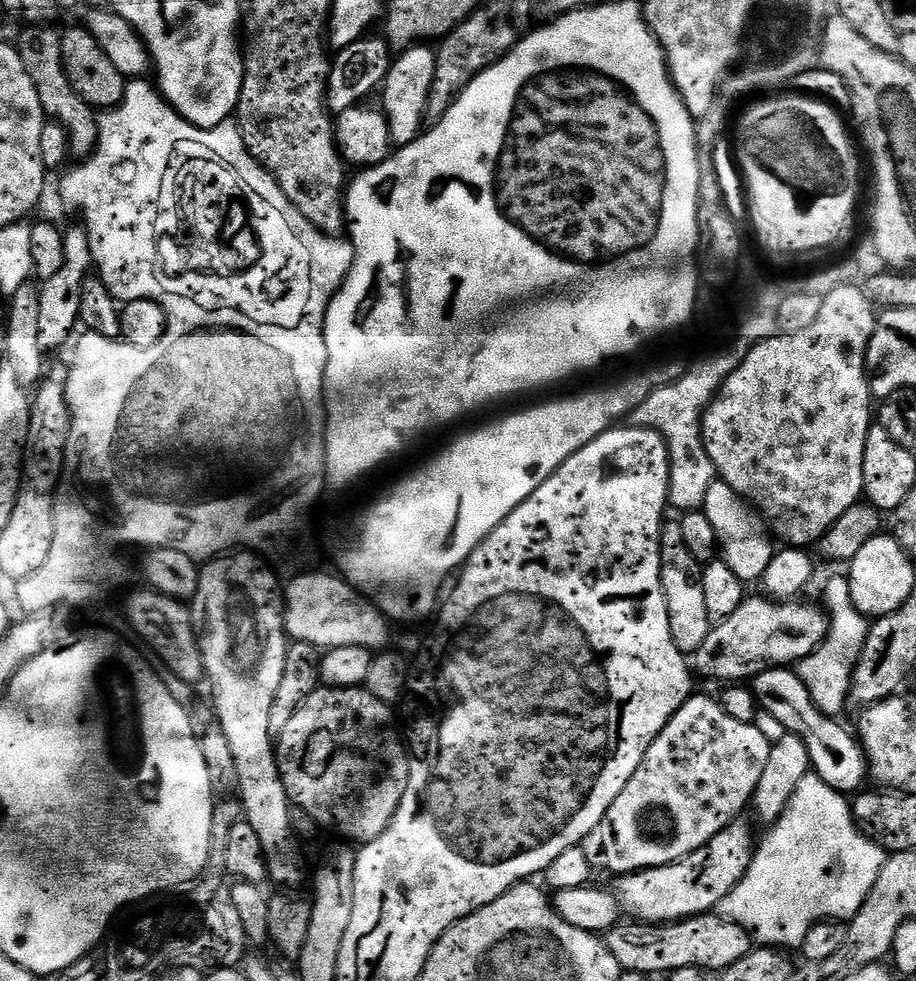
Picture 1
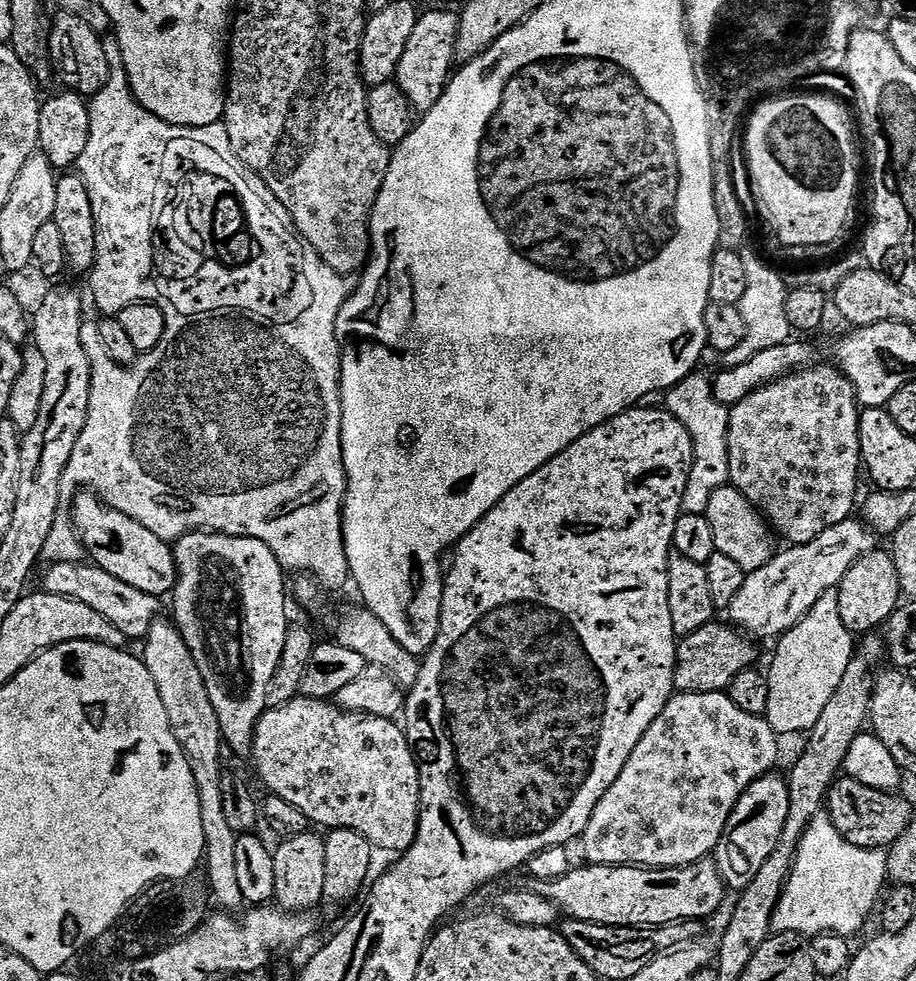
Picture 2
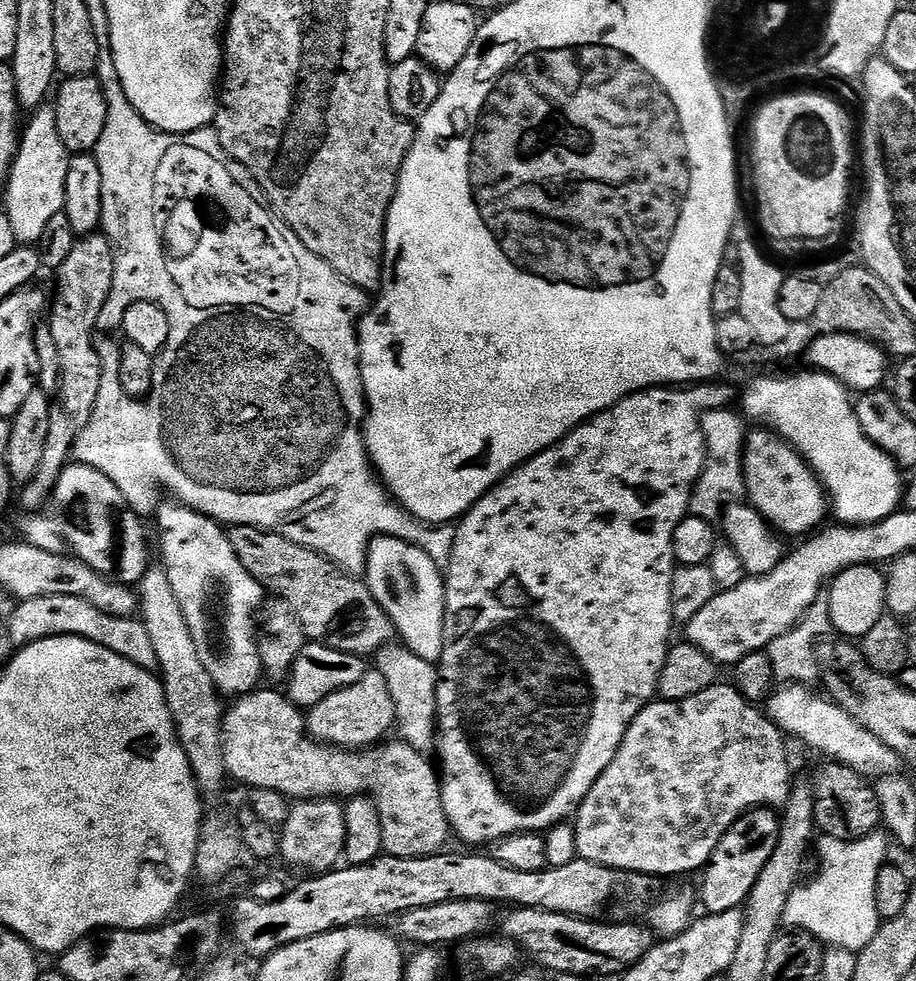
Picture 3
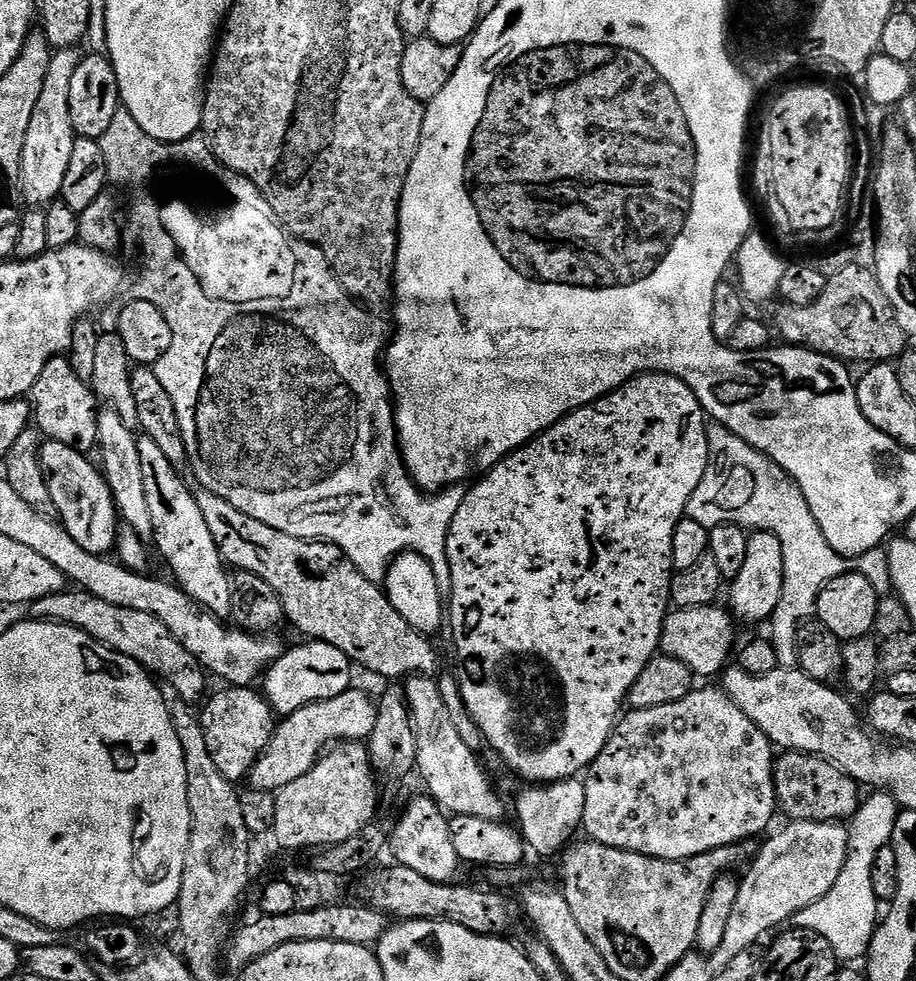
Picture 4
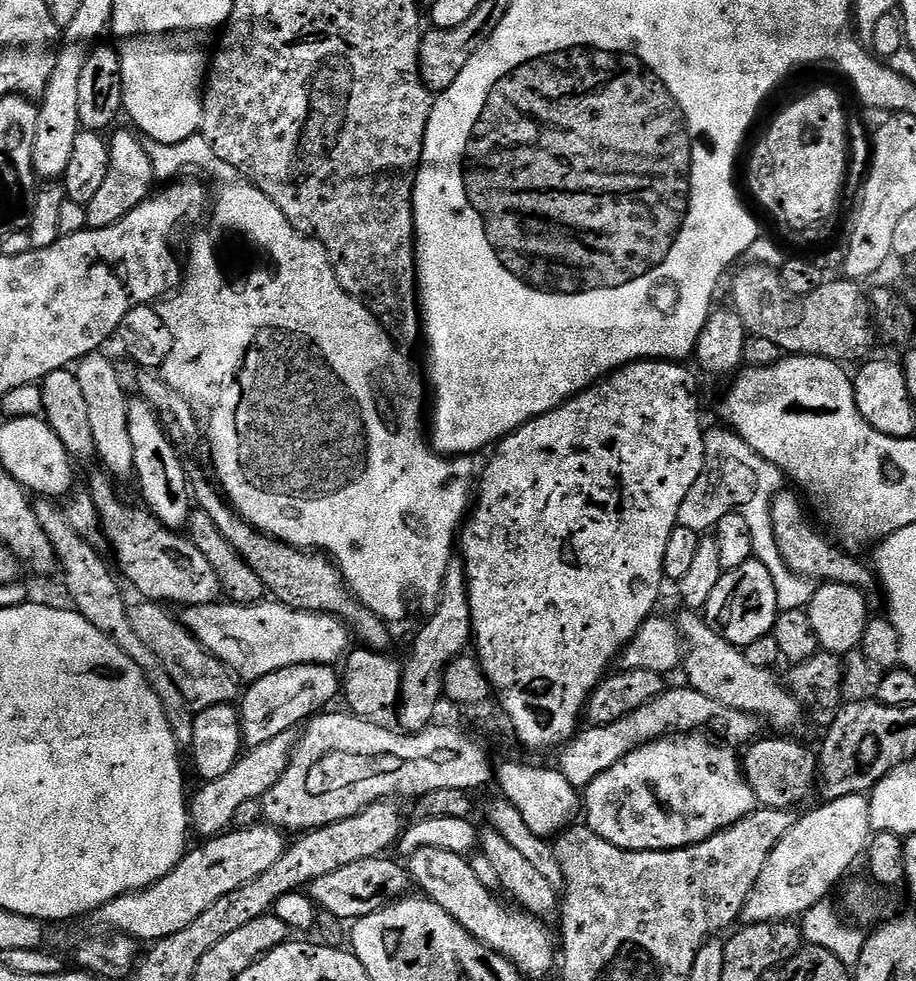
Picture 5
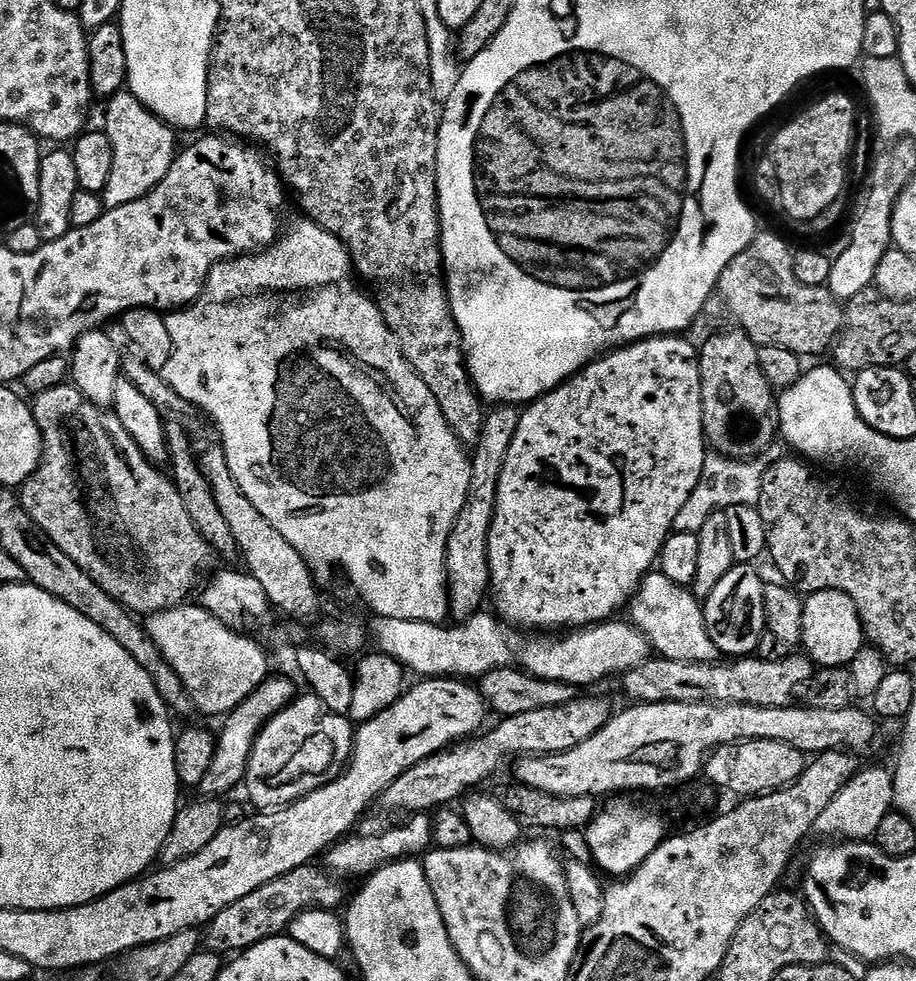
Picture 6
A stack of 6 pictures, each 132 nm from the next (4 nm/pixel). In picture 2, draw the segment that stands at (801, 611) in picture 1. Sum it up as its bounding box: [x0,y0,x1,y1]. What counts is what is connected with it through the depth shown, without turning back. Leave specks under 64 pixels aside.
[674,622,757,693]

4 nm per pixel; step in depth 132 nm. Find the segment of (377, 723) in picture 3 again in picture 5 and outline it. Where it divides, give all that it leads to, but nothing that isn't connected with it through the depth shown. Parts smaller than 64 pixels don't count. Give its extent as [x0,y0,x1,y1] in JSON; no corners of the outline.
[190,731,298,838]

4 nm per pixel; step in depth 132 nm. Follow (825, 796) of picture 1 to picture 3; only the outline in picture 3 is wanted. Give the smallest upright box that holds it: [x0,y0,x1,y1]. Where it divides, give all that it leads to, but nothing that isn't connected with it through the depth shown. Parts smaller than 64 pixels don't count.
[786,830,890,954]

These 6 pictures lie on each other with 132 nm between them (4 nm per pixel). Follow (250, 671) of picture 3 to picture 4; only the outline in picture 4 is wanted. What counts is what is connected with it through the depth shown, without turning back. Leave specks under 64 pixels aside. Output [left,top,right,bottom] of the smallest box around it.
[138,435,234,618]

